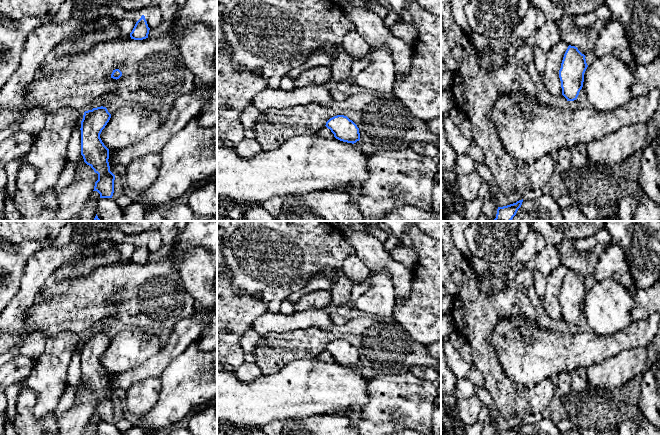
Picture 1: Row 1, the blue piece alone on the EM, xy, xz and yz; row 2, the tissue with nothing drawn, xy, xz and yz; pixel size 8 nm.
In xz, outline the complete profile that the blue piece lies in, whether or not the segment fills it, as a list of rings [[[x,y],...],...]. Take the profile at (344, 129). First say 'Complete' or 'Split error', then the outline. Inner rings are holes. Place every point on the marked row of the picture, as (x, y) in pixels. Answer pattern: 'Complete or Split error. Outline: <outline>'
Complete. Outline: [[[337,115],[330,118],[325,125],[334,134],[334,137],[347,143],[356,143],[360,140],[359,128],[347,116]]]

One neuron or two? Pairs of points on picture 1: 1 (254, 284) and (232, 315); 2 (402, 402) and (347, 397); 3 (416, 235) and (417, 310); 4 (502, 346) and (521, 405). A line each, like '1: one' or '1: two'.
1: two
2: two
3: one
4: two

